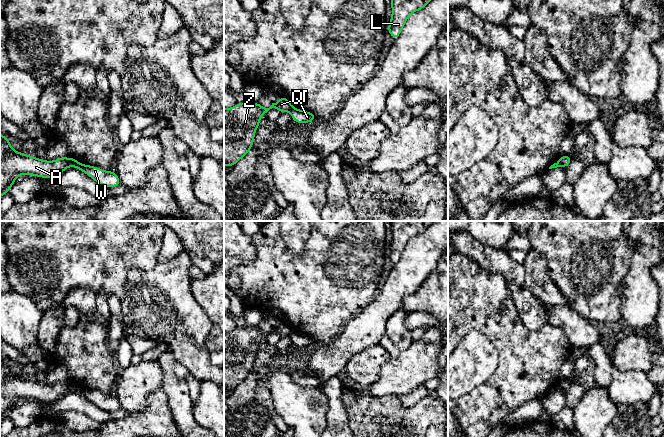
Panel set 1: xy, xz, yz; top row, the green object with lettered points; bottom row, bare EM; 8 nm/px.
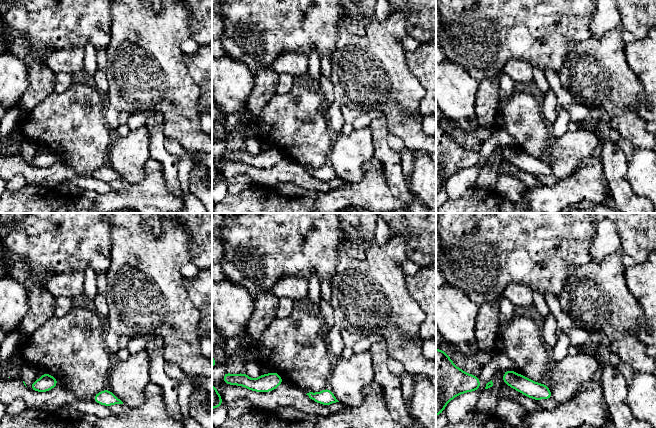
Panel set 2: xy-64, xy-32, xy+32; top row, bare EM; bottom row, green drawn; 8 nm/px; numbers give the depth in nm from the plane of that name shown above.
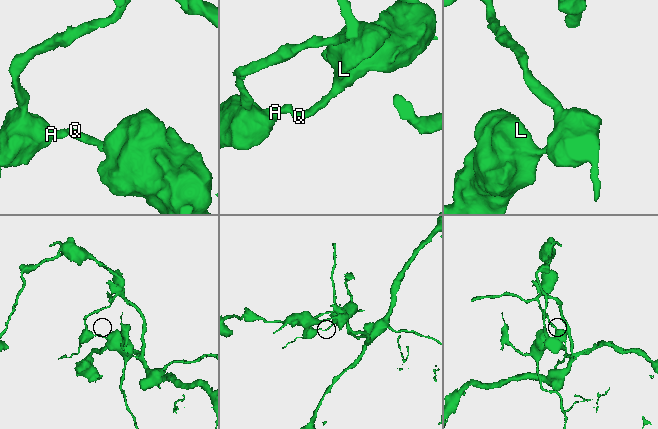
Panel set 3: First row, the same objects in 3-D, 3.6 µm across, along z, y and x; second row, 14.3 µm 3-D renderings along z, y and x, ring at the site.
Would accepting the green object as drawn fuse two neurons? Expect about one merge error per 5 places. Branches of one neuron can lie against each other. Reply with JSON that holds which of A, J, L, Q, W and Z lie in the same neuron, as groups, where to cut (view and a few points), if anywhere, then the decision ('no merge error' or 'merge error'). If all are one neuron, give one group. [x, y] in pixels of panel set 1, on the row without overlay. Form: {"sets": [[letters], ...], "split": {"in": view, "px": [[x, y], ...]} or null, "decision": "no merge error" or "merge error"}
{"sets": [["A", "J", "Z"], ["L", "Q", "W"]], "split": {"in": "xy", "px": [[67, 382], [70, 389]]}, "decision": "merge error"}

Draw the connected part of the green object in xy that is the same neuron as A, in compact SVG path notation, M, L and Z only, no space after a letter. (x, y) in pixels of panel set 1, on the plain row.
M0 357L0 422L9 416L16 402L23 399L57 401L70 390L68 382L46 385L14 375L10 365Z

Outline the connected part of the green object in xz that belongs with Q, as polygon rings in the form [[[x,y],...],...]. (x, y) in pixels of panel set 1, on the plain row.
[[[294,332],[290,337],[292,340],[292,344],[295,345],[296,347],[305,348],[317,343],[315,338],[301,333]]]

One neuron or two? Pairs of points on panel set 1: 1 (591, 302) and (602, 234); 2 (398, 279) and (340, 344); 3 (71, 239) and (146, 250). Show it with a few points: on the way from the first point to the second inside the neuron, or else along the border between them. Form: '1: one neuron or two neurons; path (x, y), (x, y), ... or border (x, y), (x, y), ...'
1: one neuron; path (603, 285), (600, 279), (600, 251)
2: one neuron; path (390, 296), (357, 331)
3: one neuron; path (90, 239), (127, 239)

